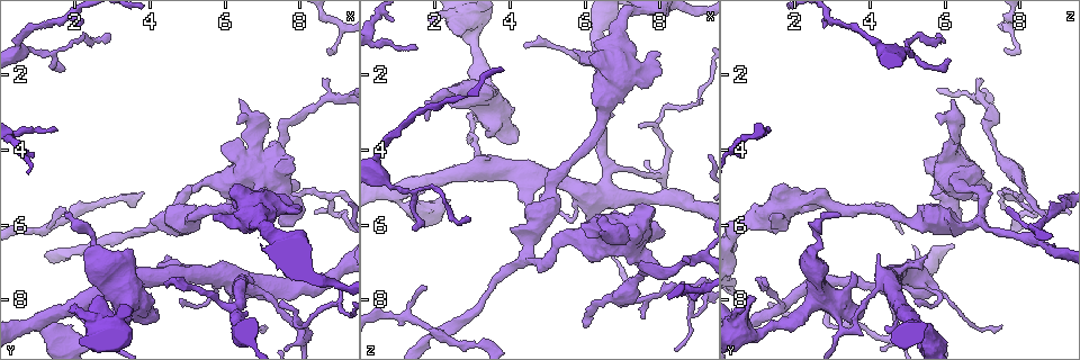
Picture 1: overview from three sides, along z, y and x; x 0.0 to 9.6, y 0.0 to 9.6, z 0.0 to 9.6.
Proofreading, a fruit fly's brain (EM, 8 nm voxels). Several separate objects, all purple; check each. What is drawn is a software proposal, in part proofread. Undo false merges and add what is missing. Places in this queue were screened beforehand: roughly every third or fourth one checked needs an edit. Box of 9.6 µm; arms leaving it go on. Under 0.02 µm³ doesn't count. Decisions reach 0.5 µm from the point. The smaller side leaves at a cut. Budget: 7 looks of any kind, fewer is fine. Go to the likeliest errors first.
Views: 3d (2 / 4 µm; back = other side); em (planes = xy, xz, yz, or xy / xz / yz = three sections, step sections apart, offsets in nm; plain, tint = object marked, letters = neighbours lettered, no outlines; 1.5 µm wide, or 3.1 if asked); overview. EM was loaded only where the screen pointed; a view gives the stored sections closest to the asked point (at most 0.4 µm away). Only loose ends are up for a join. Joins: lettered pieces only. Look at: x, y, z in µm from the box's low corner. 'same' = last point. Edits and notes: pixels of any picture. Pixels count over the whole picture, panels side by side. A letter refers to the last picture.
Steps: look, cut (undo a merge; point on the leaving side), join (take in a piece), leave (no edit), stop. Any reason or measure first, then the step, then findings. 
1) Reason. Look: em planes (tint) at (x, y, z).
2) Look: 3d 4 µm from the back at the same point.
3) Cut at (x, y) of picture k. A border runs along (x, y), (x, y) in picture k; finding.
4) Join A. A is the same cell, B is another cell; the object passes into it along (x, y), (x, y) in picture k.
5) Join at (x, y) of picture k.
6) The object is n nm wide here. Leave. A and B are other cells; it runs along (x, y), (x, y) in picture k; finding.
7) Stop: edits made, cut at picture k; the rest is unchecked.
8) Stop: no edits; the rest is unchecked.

Small branch off a trunk. Look: em yz step 8 (tint) at (3.05, 8.80, 3.30).

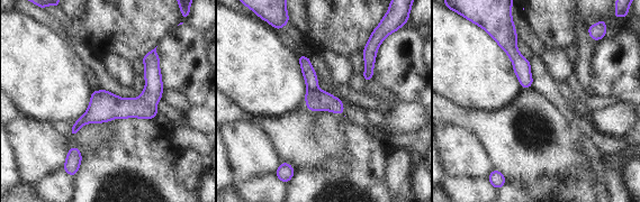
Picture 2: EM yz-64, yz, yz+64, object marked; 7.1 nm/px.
Cut it another way. Look: em planes (tint) at the same point.

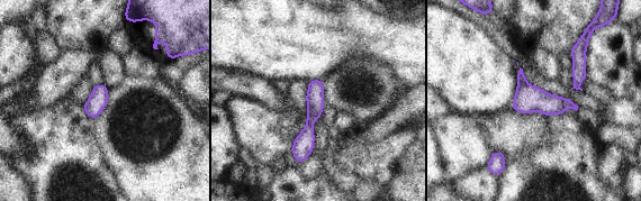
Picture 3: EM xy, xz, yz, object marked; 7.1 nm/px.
See the neighbours. Look: em planes (letters) at the same point.

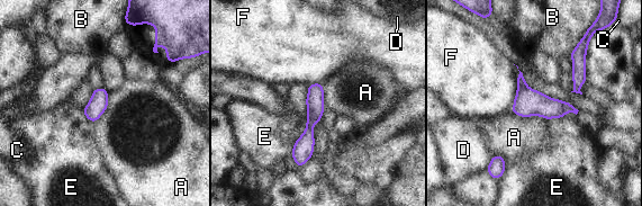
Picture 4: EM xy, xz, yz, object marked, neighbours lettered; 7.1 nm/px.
The longest contact is with A, 280 nm. Cut at (521, 81) of picture 4. A, B, C, D, E and F are other cells; a border runs along (526, 86), (518, 87) in picture 4; two neurons meet here.

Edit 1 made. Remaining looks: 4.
See it whole again. Look: overview.

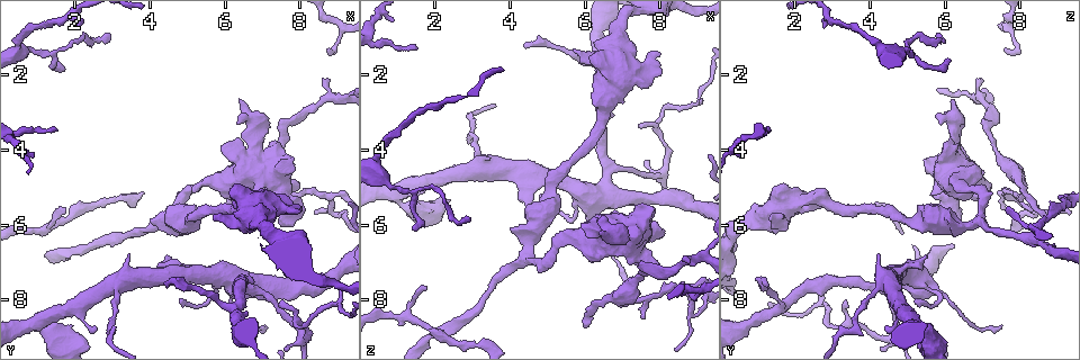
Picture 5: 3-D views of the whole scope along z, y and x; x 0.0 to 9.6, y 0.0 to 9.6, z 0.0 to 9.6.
Thin end. Look: 3d 2 µm from the back at (1.75, 5.55, 7.70).

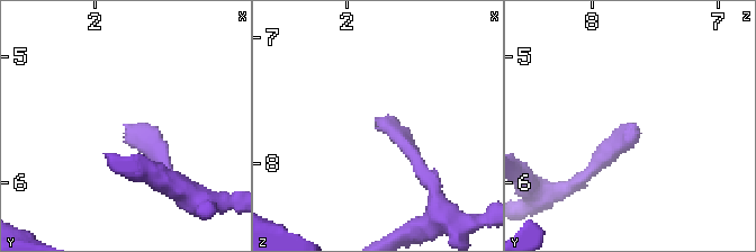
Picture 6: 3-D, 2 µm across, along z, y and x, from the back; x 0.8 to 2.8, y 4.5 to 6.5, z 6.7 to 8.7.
Need the tissue. Look: em 3.1 µm yz step 8 (tint) at (1.74, 5.56, 7.68).

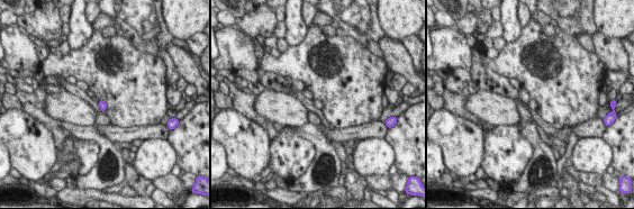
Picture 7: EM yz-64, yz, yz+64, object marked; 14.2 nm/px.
Look: em 3.1 µm yz step 8 (letters) at the same point.

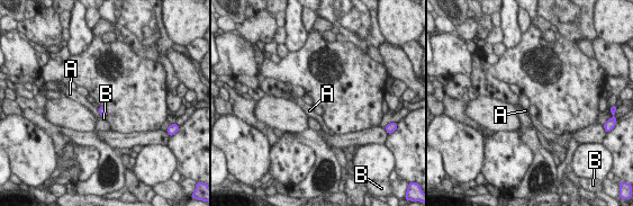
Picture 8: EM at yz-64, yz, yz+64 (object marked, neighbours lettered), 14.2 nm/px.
Leave. A and B are other cells; a border runs along (98, 108), (102, 116) in picture 8; none of them fits.

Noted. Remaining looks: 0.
Stop: edits made, cut at picture 4; the rest is unchecked.

